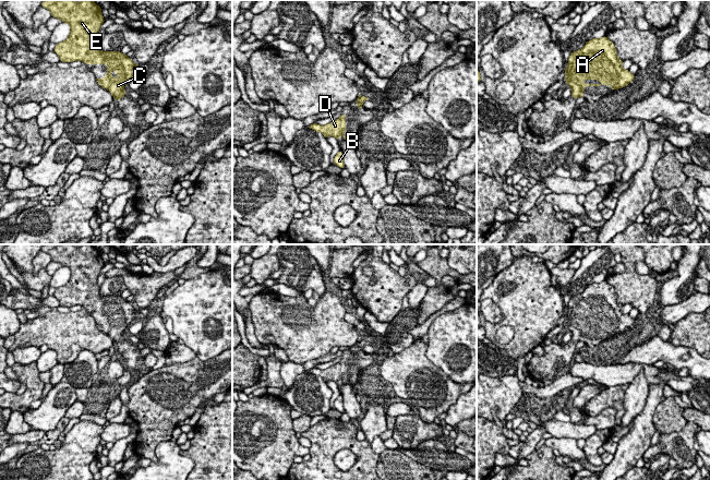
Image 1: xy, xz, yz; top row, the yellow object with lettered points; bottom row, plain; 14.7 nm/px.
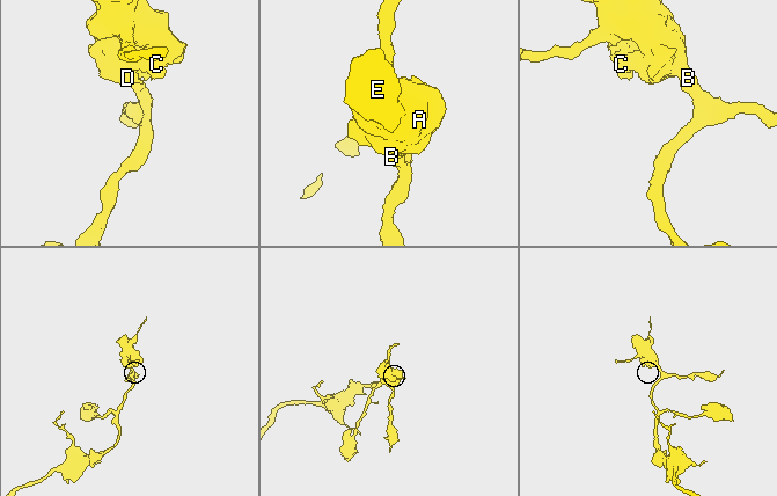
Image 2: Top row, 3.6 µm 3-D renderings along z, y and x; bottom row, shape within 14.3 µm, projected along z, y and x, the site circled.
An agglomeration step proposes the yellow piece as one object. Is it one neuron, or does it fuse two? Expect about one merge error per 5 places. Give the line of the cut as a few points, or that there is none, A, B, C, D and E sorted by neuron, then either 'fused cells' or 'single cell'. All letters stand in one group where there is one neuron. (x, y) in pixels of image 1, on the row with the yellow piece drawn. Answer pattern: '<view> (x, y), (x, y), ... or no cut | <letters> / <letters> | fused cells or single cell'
no cut | A B C D E | single cell

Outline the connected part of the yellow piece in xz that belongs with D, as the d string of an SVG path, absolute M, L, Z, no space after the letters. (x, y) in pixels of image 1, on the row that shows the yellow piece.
M342 113L338 119L332 121L328 124L320 125L317 123L312 123L309 128L321 132L326 139L328 136L334 136L337 141L339 141L339 136L341 135L344 140L348 140L352 143L353 147L357 148L357 134L351 134L351 137L348 139L344 134L346 133L346 116Z

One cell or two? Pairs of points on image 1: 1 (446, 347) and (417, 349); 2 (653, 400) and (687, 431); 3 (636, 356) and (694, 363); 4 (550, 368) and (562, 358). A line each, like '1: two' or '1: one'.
1: two
2: two
3: one
4: one

